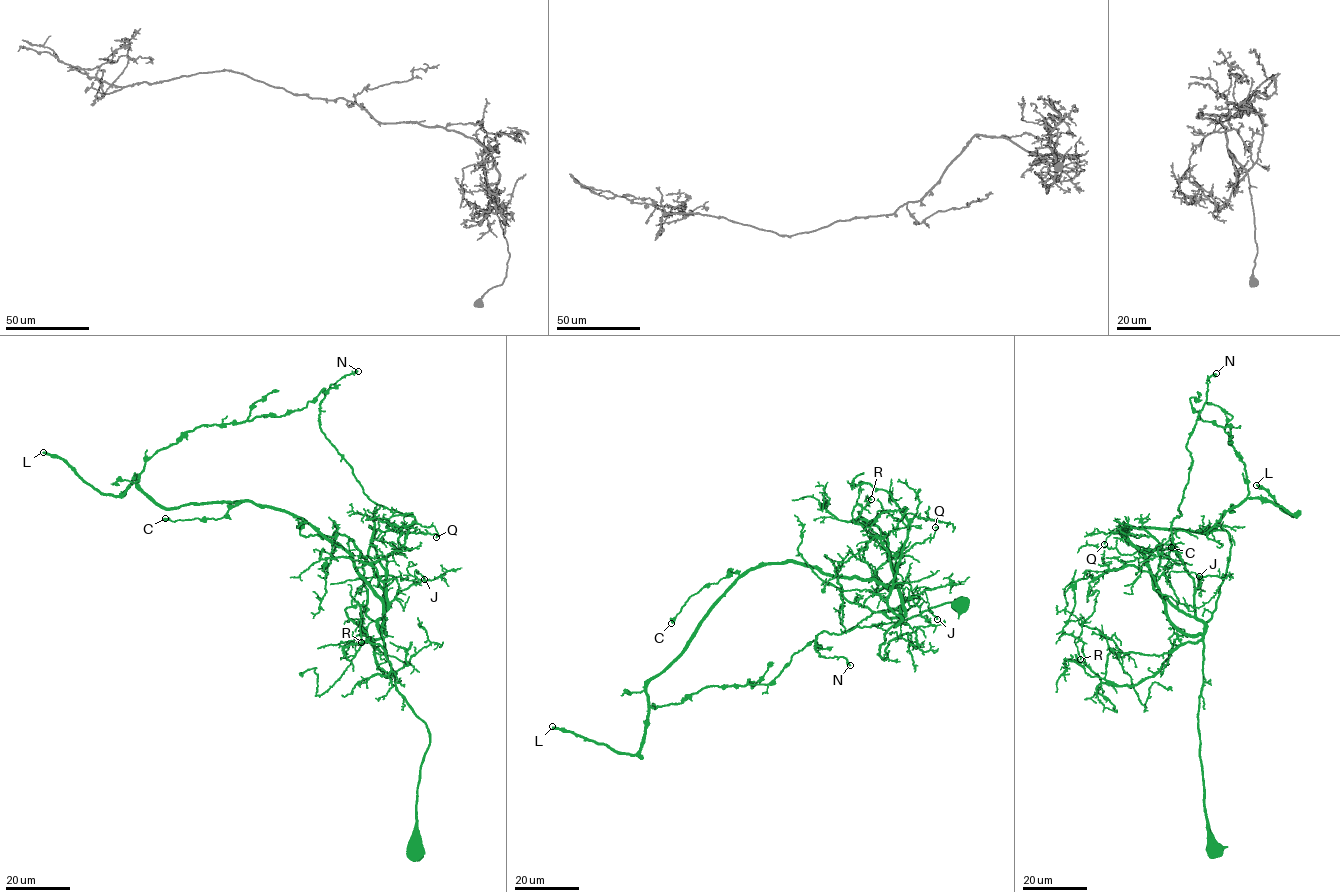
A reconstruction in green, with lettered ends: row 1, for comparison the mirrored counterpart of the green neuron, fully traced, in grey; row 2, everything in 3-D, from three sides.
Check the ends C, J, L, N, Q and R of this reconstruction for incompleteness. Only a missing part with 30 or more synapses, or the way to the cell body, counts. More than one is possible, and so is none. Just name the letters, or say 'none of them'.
L

